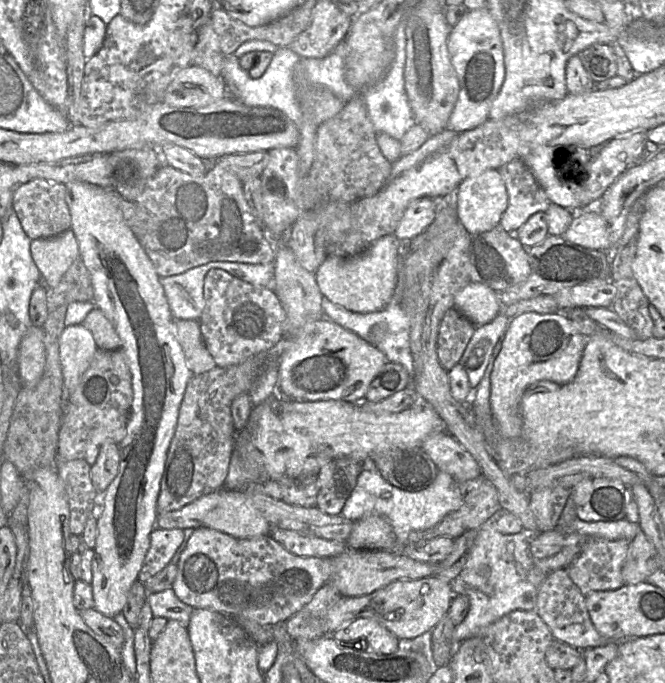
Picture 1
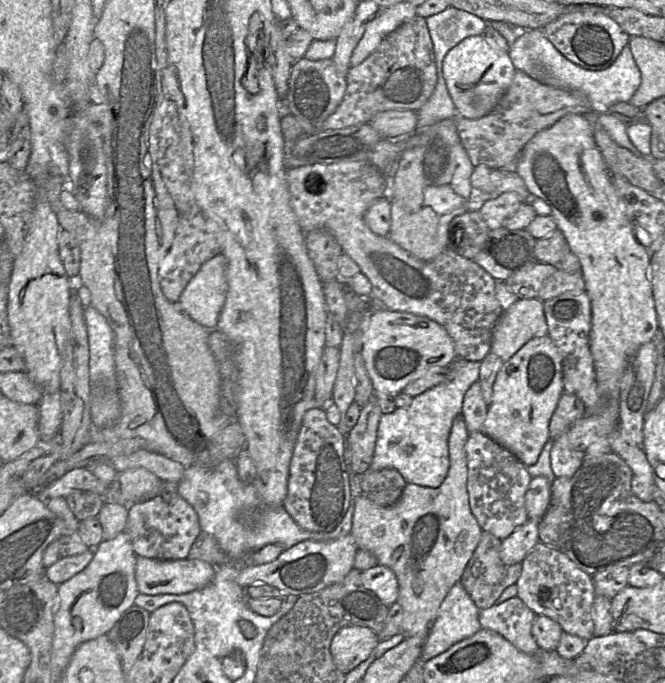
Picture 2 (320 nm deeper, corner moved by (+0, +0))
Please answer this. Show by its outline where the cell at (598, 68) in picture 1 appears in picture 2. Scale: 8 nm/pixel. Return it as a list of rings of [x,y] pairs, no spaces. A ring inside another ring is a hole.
[[[575,6],[547,24],[544,36],[569,61],[591,71],[610,67],[629,43],[630,36],[600,6]]]

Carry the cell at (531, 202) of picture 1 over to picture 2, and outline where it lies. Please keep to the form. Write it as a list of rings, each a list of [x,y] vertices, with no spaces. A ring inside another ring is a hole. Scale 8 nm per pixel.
[[[507,192],[478,205],[478,211],[490,230],[503,226],[503,222],[514,214],[519,206],[528,202],[516,192]]]

